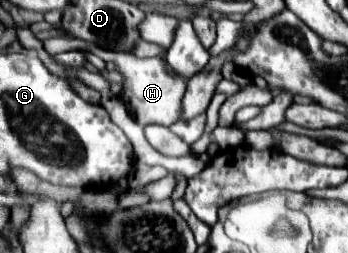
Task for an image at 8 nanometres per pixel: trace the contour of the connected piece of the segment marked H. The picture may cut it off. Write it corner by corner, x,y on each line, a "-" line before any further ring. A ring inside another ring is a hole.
94,46
91,51
94,51
105,62
115,62
117,64
117,72
121,72
125,76
125,94
121,96
121,100
137,116
141,126
147,126
147,124
171,126
177,120
181,120
181,96
185,92
187,78
169,76
167,70
165,70
163,60
159,56
137,58
137,56
123,54
119,50
101,46

